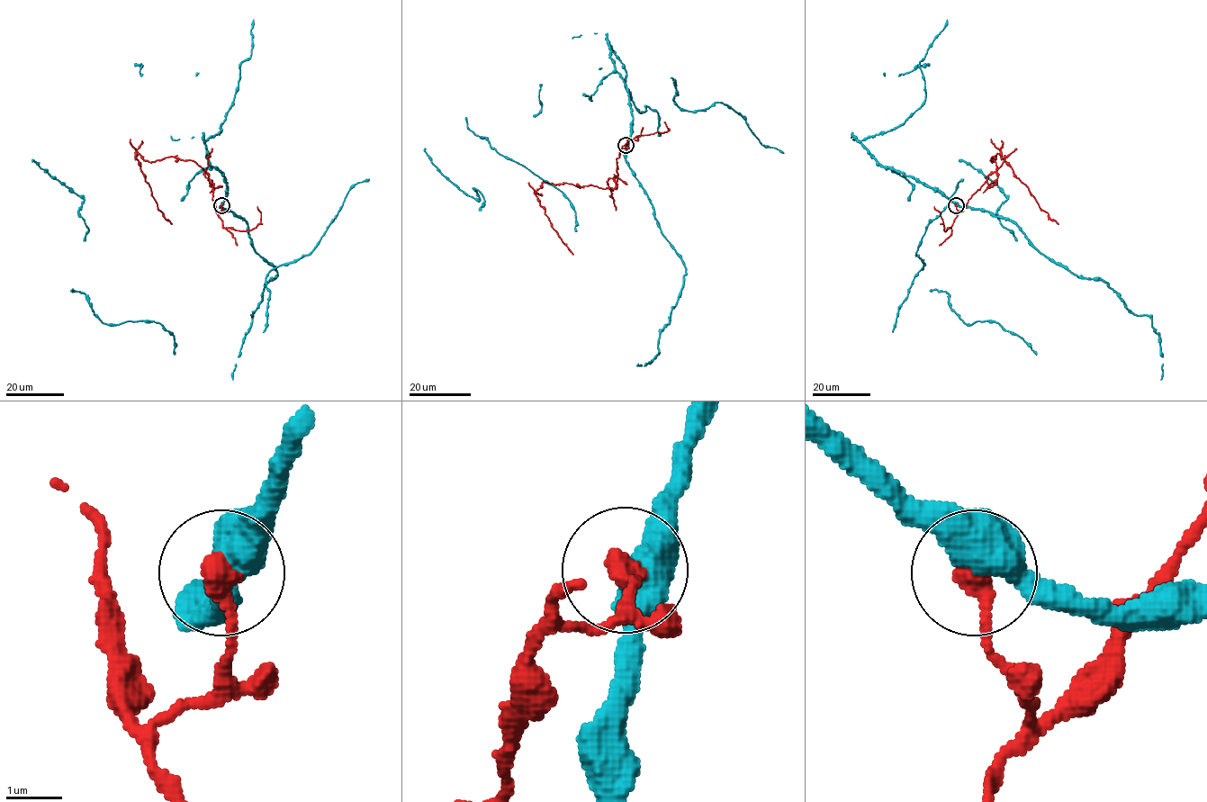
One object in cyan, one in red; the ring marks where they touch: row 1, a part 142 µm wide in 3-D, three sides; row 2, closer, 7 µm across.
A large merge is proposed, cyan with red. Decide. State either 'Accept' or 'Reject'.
Reject

